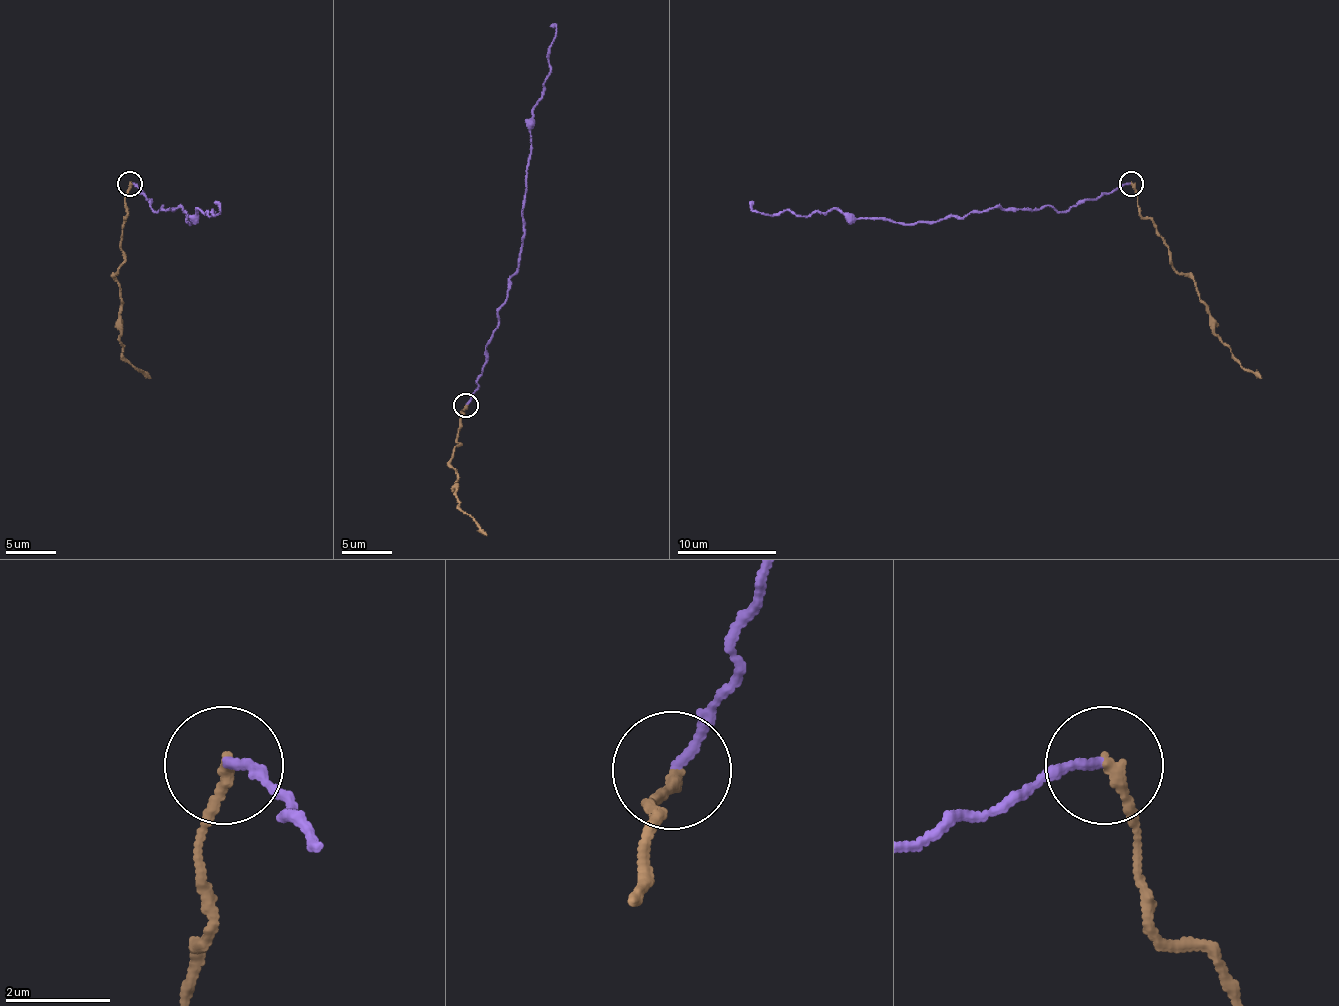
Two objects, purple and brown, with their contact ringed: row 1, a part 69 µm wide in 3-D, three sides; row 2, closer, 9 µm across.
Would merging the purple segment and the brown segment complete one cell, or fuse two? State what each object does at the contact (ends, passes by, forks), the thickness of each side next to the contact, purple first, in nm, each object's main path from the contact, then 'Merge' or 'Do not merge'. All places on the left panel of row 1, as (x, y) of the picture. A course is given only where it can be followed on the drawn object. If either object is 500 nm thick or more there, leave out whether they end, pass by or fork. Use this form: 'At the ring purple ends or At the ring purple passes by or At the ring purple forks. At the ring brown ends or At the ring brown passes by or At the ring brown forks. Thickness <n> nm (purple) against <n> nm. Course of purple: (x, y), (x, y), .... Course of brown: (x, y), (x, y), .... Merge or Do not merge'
At the ring purple ends. At the ring brown ends. Thickness 170 nm (purple) against 240 nm. Course of purple: (130, 183), (155, 211), (162, 206), (165, 211), (182, 208), (190, 223), (200, 208), (217, 216), (215, 201). Course of brown: (130, 183), (125, 196), (128, 213), (123, 225), (123, 250), (115, 278), (123, 355), (150, 377). Do not merge

